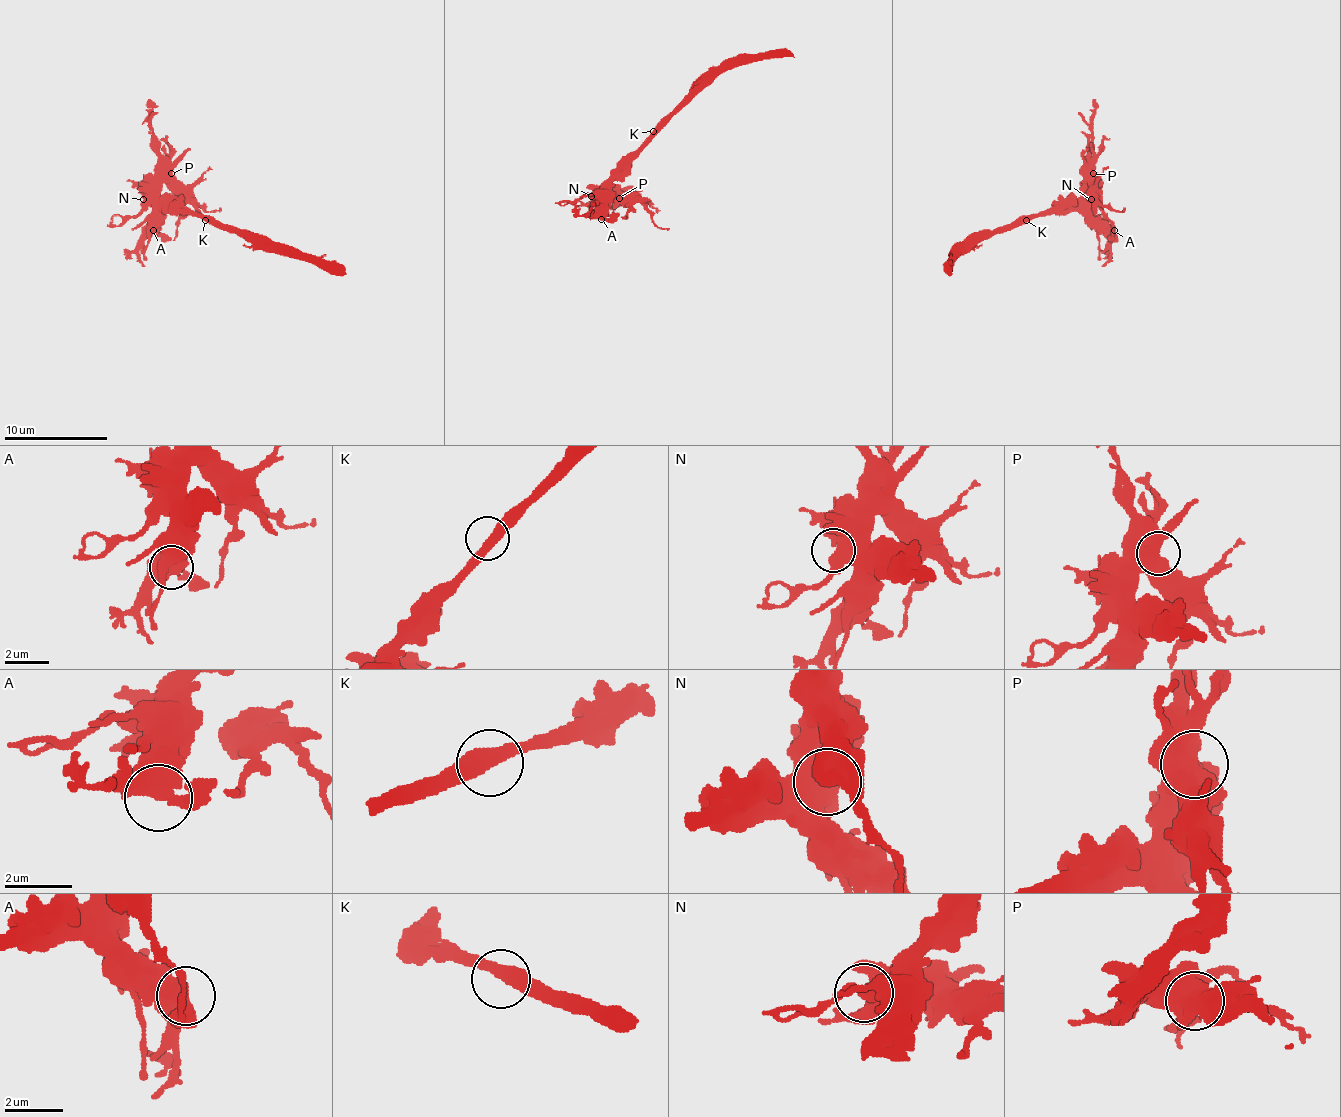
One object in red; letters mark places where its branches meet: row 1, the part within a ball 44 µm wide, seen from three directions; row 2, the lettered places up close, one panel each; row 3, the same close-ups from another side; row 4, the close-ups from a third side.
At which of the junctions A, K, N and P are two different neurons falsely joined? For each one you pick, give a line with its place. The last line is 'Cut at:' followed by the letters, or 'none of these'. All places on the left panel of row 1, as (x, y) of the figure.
Cut at: none of these

